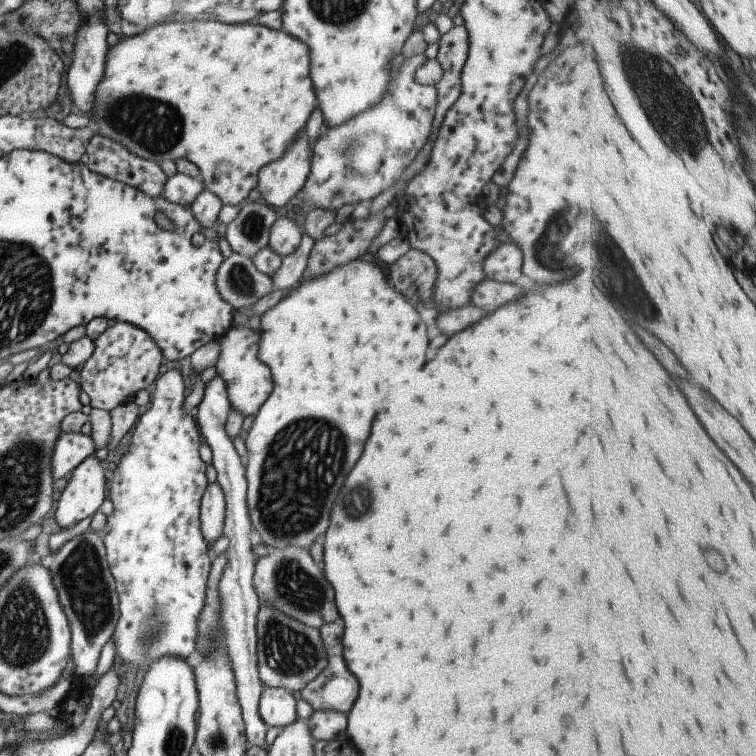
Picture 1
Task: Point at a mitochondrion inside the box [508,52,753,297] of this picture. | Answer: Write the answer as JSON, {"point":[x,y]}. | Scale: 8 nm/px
{"point":[549,244]}

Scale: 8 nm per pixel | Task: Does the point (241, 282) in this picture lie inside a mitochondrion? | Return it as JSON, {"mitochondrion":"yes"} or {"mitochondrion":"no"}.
{"mitochondrion":"yes"}

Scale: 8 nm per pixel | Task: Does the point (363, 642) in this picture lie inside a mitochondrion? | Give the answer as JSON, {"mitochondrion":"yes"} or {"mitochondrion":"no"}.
{"mitochondrion":"no"}

